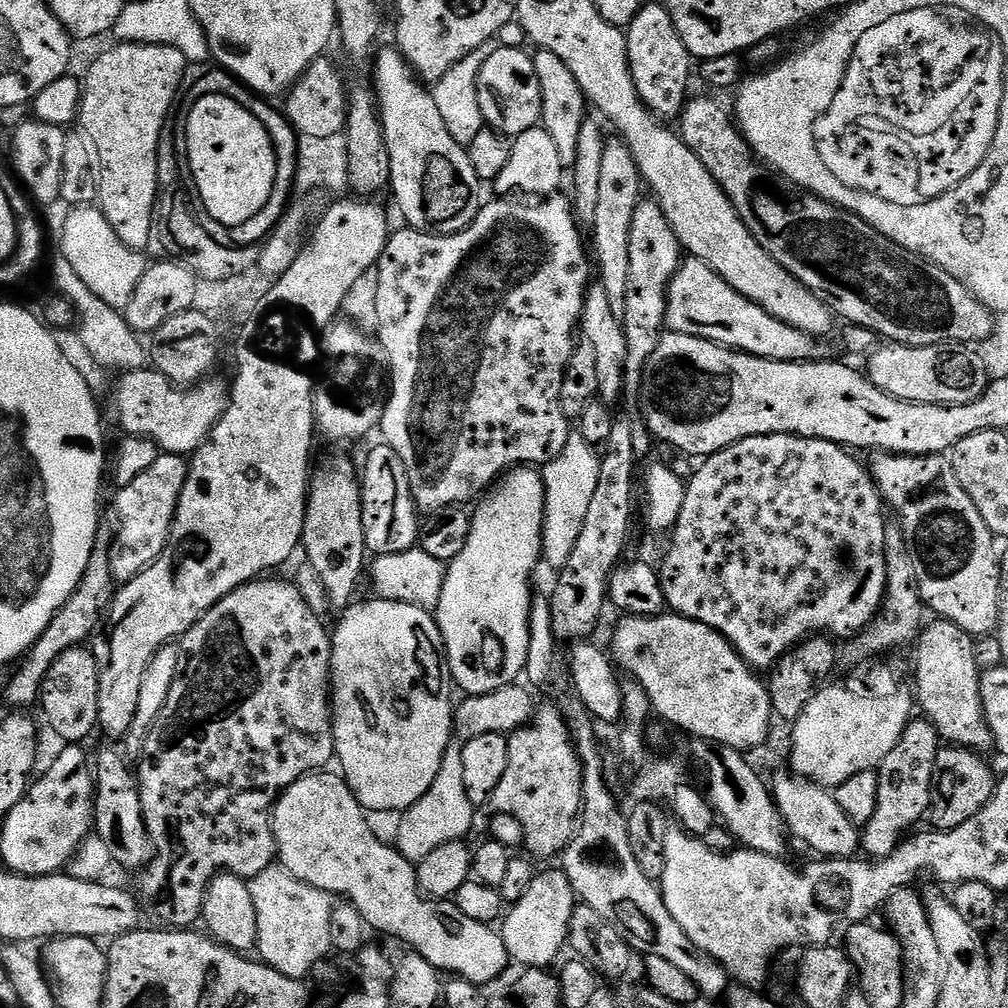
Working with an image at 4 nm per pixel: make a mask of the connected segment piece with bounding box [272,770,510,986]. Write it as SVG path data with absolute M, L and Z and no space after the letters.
M321 770L312 773L311 776L303 776L302 779L291 784L281 794L279 800L276 802L276 809L272 812L272 829L276 834L276 850L279 863L283 864L286 870L290 870L290 874L294 874L294 878L298 878L310 886L318 886L318 890L326 890L332 893L333 897L346 898L347 903L351 904L353 908L356 908L358 914L362 914L362 918L367 922L369 929L373 933L385 932L388 936L397 936L398 939L405 940L408 943L407 947L411 951L417 952L422 958L426 958L426 962L433 964L442 974L451 974L453 977L461 980L469 980L469 982L477 986L483 986L483 984L490 983L491 980L498 979L507 970L508 964L510 965L506 942L503 941L501 933L491 924L474 922L474 918L469 918L467 914L462 914L462 910L458 910L458 906L451 899L438 900L435 898L425 898L420 891L420 883L416 877L416 864L406 859L401 852L397 852L391 843L383 844L382 841L376 840L376 832L372 829L372 824L367 818L369 819L366 815L366 810L360 805L358 798L354 798L354 794L350 790L350 786L343 775L336 773L335 776L332 770Z

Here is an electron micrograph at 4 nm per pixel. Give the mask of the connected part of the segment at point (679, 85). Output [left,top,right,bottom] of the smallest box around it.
[626,3,694,118]

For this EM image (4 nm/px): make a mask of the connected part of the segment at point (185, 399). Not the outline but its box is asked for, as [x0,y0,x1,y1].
[116,371,229,457]

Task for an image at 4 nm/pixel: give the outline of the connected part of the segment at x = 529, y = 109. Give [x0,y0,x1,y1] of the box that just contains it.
[478,47,542,138]

